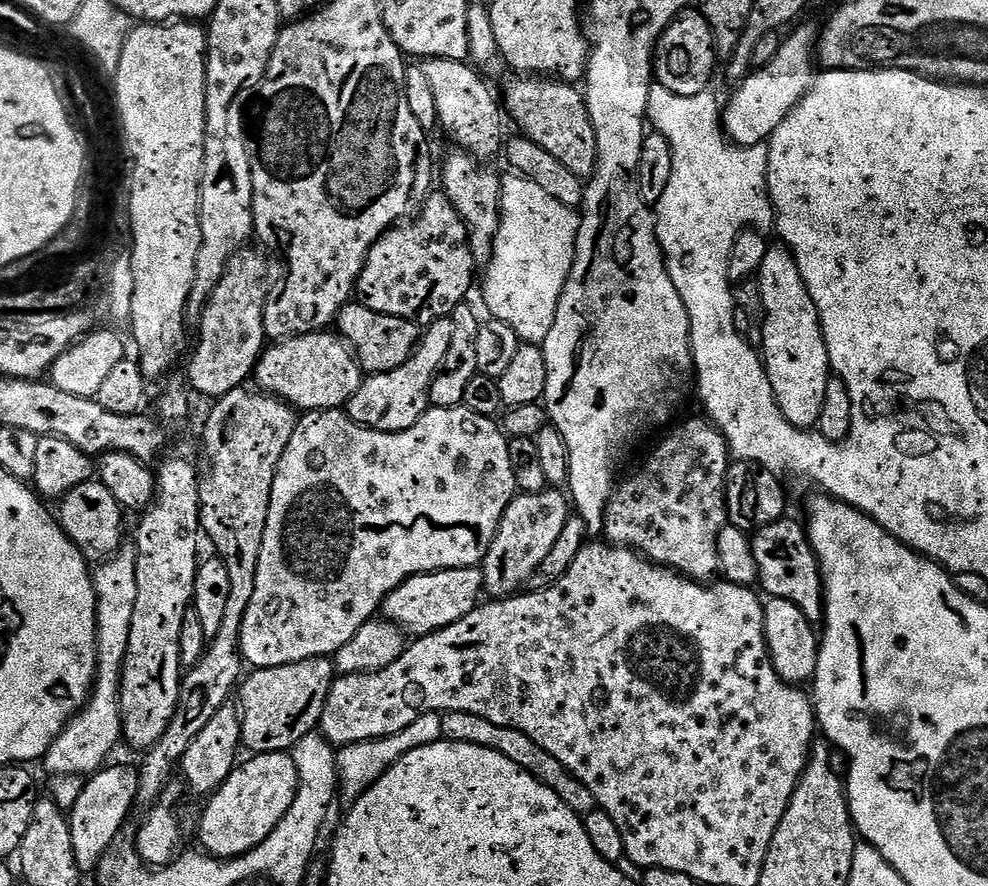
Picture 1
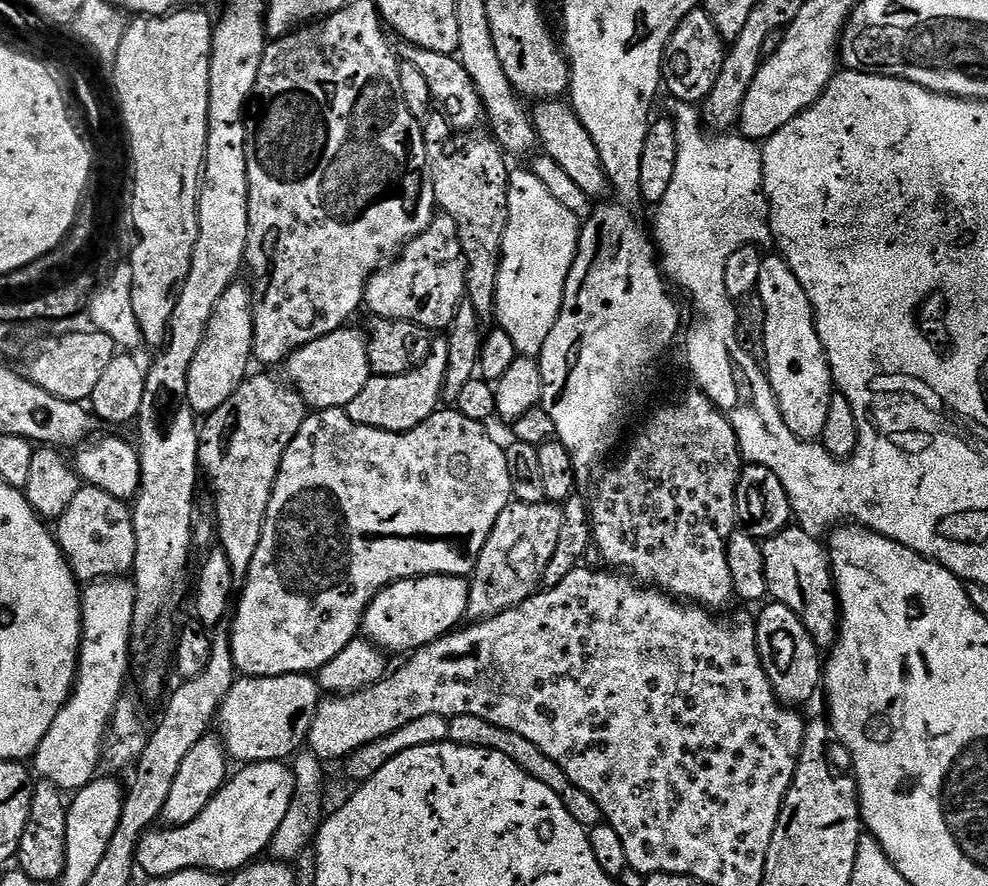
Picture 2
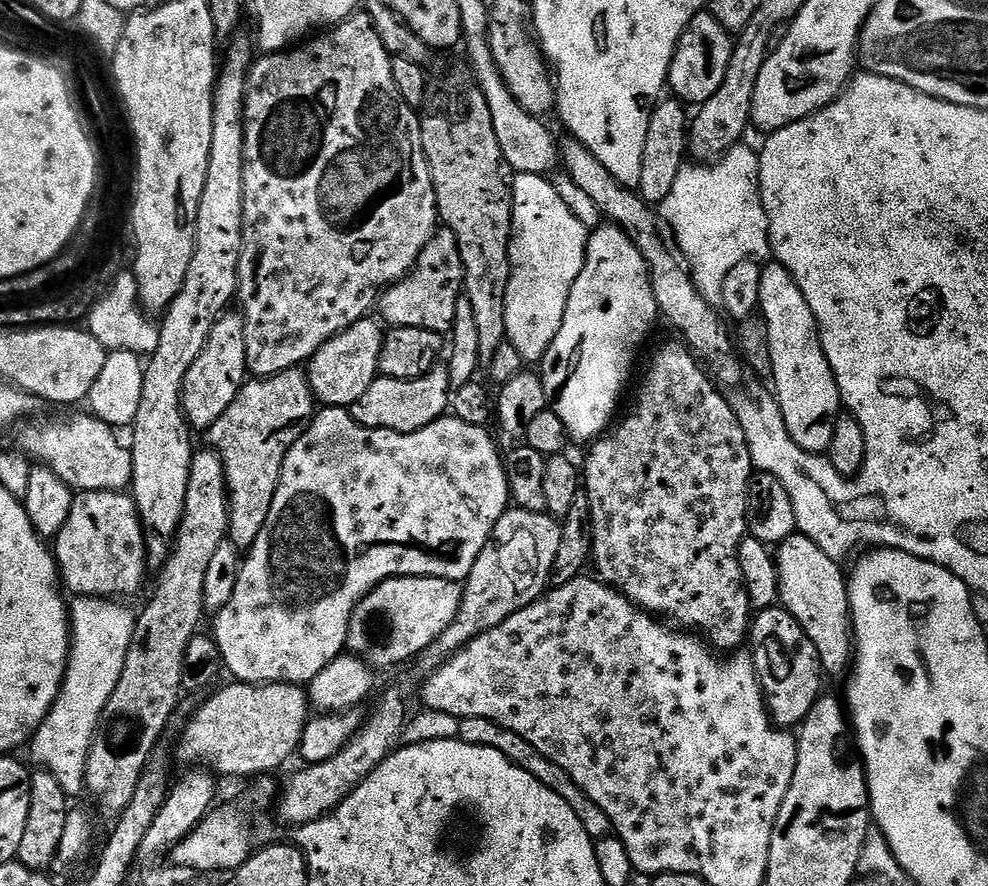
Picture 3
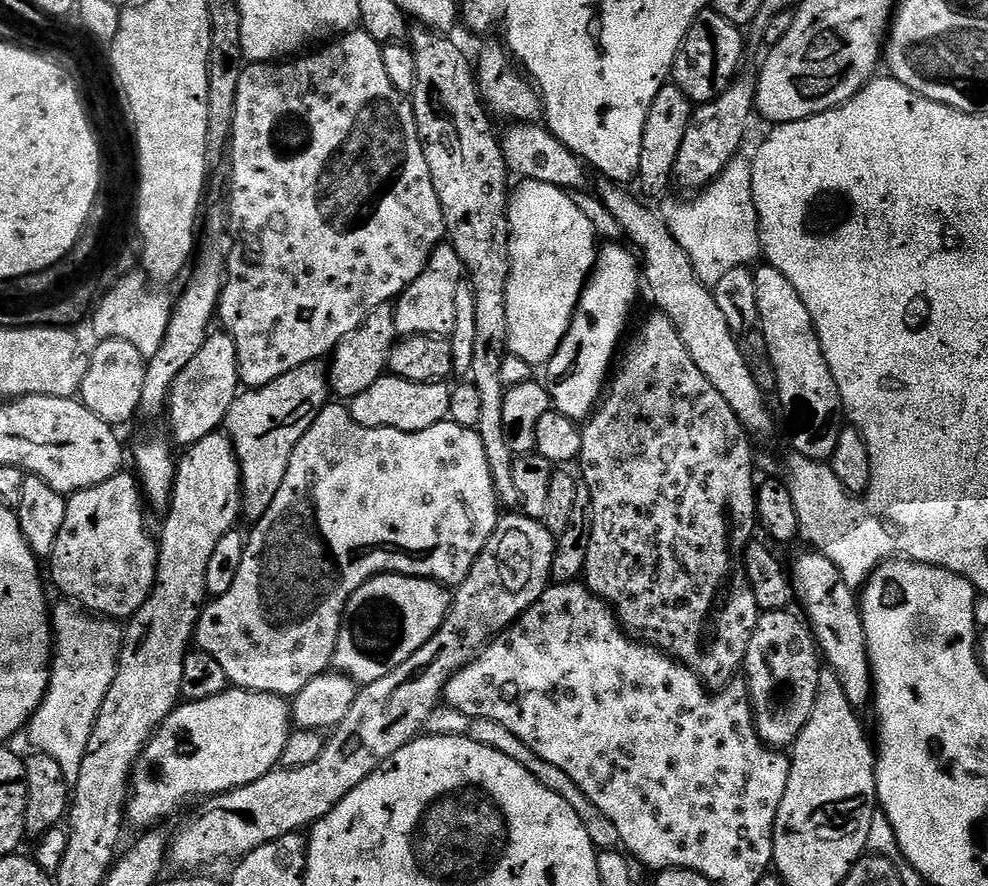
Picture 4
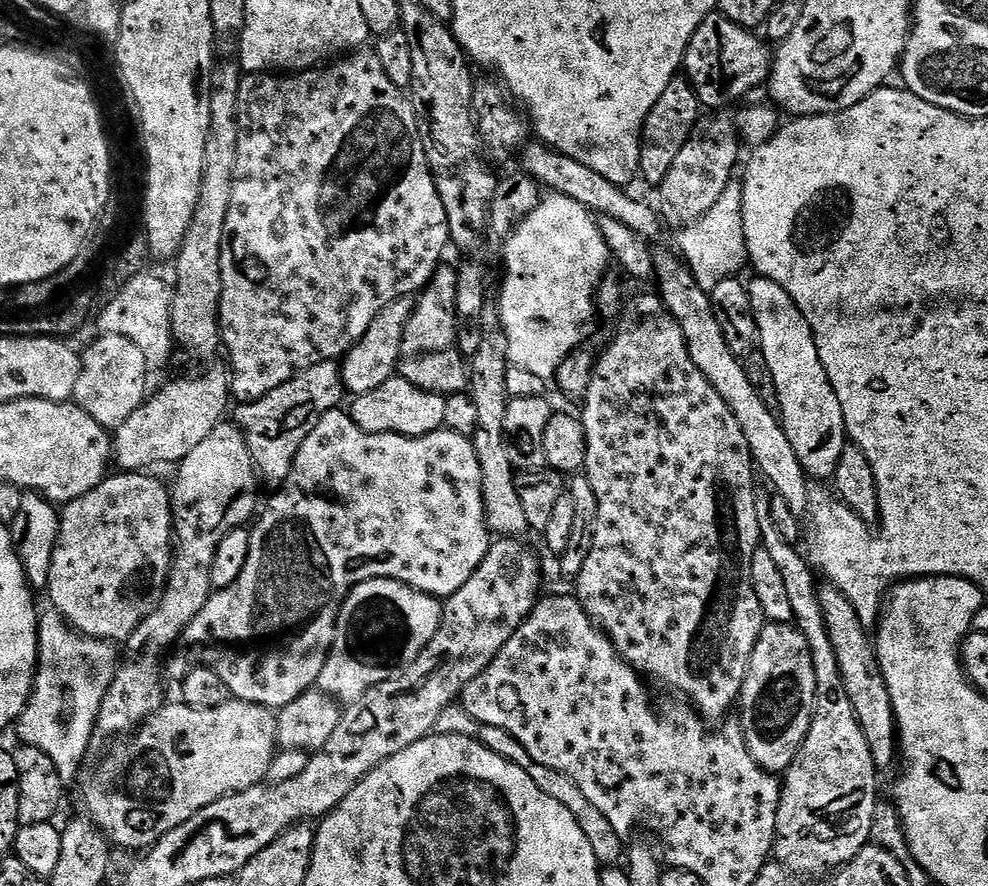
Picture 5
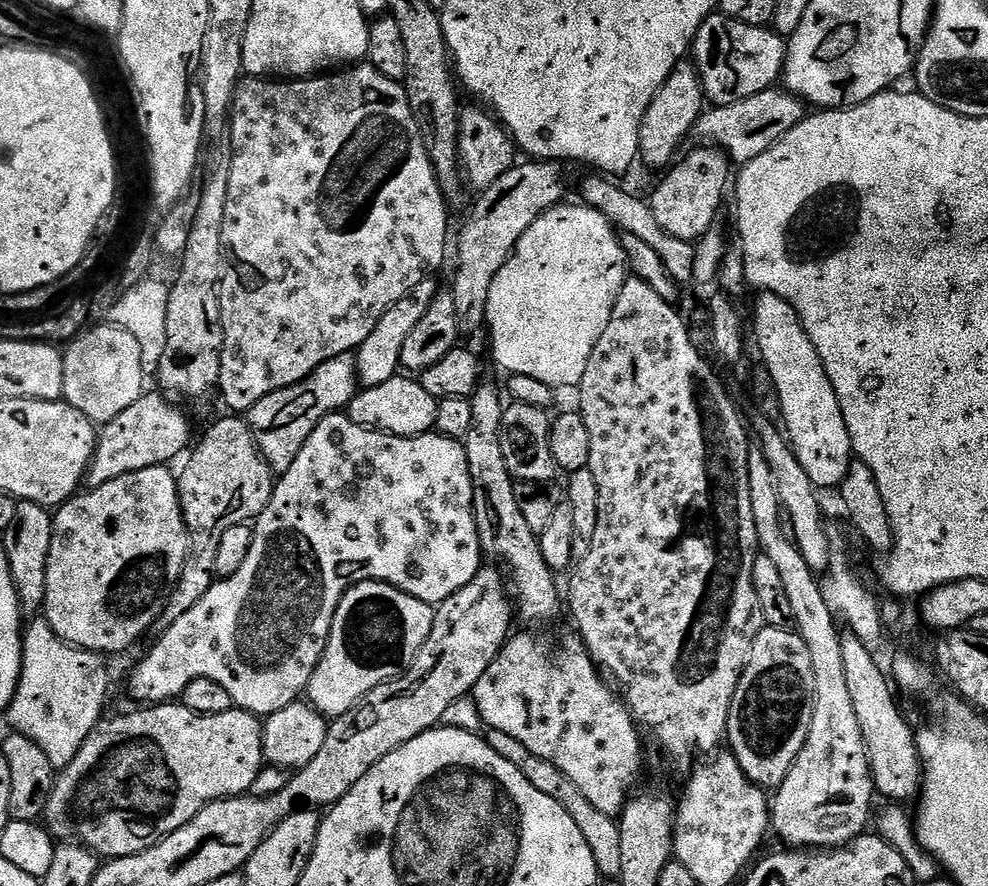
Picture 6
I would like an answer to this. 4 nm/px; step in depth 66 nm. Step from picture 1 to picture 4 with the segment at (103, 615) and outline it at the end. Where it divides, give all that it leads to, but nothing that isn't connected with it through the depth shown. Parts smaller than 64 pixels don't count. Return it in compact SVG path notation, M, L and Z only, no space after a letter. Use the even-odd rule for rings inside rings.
M53 603L50 608L54 643L48 689L38 710L28 721L26 737L35 751L58 762L62 778L66 778L69 786L74 786L78 782L78 773L82 771L82 758L98 710L102 710L102 698L106 698L106 690L110 690L110 682L114 682L125 629L117 621L89 614L79 606L59 603Z

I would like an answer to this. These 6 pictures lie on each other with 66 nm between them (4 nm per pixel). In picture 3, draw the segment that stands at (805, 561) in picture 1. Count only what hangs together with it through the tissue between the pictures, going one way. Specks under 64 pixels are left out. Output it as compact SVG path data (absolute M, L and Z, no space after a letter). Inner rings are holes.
M799 534L782 541L774 555L780 586L779 603L791 614L794 622L798 622L802 630L806 630L806 638L814 642L814 650L818 650L821 673L825 677L843 677L854 659L852 611L848 601L845 569L843 572L840 569L843 567L832 560L830 554L826 554L826 550L819 548L809 536Z

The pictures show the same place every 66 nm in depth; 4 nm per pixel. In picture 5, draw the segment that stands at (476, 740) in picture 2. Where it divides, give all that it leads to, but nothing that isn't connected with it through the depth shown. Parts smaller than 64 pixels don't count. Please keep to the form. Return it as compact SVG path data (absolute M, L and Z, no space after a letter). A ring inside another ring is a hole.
M498 726L481 727L478 739L490 750L494 750L494 754L514 762L514 766L522 766L522 770L526 770L526 774L530 774L530 778L534 778L538 790L546 790L546 794L550 794L550 798L562 802L562 806L566 806L566 810L570 810L570 814L574 814L574 822L578 822L578 826L582 826L582 834L586 834L586 842L590 842L591 848L594 849L594 858L599 864L616 866L625 859L625 837L620 836L618 830L614 830L614 826L610 826L610 821L590 803L590 798L586 798L586 794L582 794L582 790L578 790L575 782L570 782L570 778L566 778L566 774L558 774L558 770L550 770L550 766L542 766L542 762L534 762L534 758L530 758L530 754L526 754L526 746L522 746L522 742L518 742L518 738L506 734L506 730L498 730Z

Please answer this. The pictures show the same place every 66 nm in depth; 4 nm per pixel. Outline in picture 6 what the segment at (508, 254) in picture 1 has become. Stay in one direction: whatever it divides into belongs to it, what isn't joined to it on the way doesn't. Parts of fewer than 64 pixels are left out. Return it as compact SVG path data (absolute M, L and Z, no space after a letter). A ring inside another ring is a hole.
M561 202L546 214L542 214L536 219L534 226L530 226L530 230L526 230L526 234L522 234L518 246L512 252L512 257L504 263L502 270L498 270L498 278L494 278L494 282L490 286L490 302L486 317L486 333L488 332L489 338L492 339L492 356L504 374L538 378L538 382L546 382L546 386L550 386L554 390L575 389L582 382L582 374L586 374L586 362L590 362L590 354L594 354L594 346L598 346L598 338L602 338L602 330L606 330L606 326L610 322L610 314L614 310L616 299L626 279L626 261L617 229L613 228L612 223L598 210L580 202L568 203Z

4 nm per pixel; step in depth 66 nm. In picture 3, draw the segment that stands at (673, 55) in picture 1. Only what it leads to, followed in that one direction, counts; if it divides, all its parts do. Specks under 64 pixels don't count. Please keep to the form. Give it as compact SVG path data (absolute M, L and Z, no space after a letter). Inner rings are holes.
M705 10L686 26L674 58L670 62L667 87L672 88L671 95L688 106L699 106L714 98L722 78L726 78L726 66L730 66L730 54L734 43L733 33L728 32L712 17L711 11Z

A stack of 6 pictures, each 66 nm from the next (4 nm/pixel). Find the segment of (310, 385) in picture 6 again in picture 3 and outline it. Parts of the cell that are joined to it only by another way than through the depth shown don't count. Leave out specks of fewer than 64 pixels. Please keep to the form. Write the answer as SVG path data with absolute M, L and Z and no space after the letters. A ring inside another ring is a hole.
M303 367L291 368L282 374L274 374L273 376L265 376L263 378L249 379L238 390L238 394L234 398L234 402L230 402L230 406L226 406L226 410L222 413L222 418L218 418L218 422L214 422L214 426L207 429L206 436L210 443L211 451L216 452L222 458L224 463L224 477L226 478L226 486L228 487L228 535L227 539L232 541L234 547L247 550L254 546L254 542L258 542L258 534L262 534L262 526L266 522L267 516L270 514L270 502L274 502L274 494L278 490L278 482L282 474L282 462L286 458L286 454L290 450L290 446L294 446L294 442L298 442L298 438L302 438L302 434L310 426L313 416L318 411L318 401L312 394L312 387L308 381L308 373Z

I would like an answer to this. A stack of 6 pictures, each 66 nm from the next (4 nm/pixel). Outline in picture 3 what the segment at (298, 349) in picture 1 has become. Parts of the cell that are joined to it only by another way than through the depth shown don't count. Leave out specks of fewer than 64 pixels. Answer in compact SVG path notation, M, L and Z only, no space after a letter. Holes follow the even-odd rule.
M365 318L354 322L354 326L350 326L344 332L339 332L334 338L330 338L330 342L323 344L308 361L306 365L308 381L312 387L313 396L321 405L329 408L351 409L352 404L358 402L358 398L362 398L362 394L366 394L366 390L370 390L370 386L378 379L385 329L379 319L376 319L377 321L372 319Z

